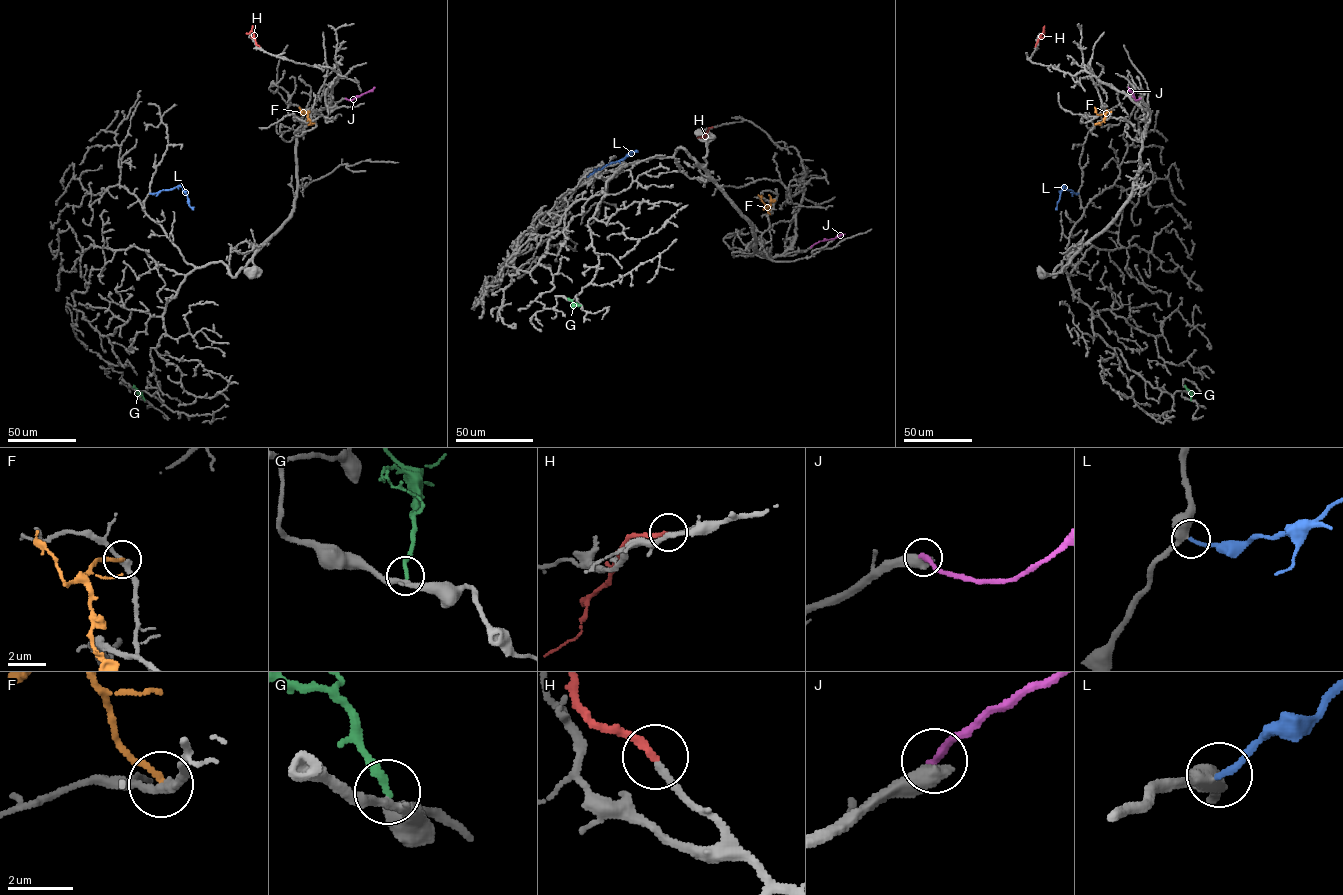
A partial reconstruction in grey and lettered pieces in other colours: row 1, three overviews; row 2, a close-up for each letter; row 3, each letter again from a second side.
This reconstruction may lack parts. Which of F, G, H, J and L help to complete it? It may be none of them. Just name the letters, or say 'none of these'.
H, L

